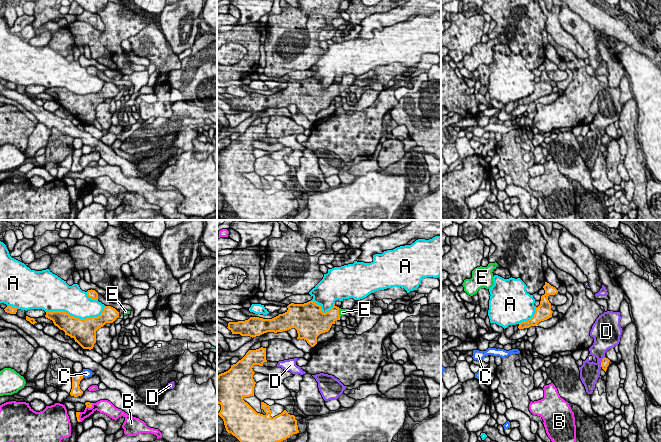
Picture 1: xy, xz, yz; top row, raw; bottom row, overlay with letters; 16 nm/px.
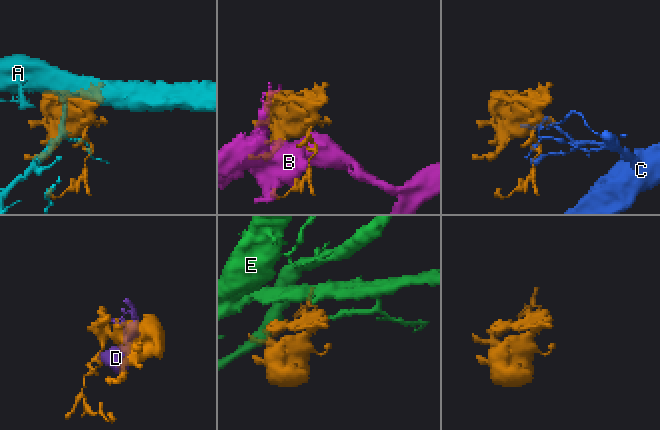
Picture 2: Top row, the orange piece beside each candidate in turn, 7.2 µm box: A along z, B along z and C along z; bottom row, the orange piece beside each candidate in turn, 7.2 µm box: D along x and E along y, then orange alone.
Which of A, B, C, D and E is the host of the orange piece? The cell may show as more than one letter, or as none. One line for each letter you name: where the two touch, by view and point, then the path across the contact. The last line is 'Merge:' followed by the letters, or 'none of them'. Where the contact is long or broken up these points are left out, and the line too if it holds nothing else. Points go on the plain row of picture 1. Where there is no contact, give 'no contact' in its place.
E: meets orange in xz at (338, 88)
Merge: E

